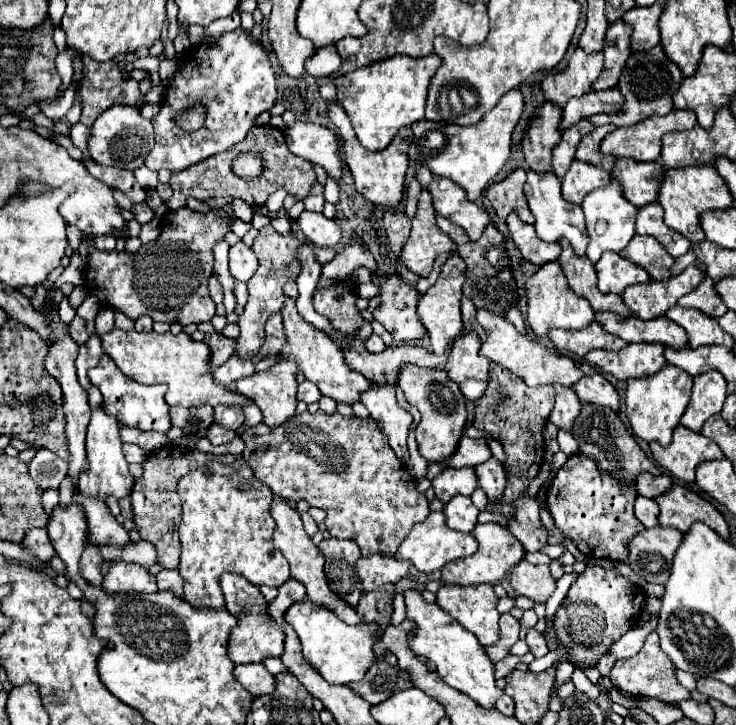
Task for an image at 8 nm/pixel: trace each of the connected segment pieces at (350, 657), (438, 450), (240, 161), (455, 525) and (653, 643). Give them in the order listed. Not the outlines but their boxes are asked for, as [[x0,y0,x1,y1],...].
[[285,599,379,685],[397,363,467,463],[231,151,263,179],[443,495,479,533],[611,631,691,703]]

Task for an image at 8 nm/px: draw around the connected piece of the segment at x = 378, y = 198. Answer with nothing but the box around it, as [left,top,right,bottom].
[327,101,411,207]

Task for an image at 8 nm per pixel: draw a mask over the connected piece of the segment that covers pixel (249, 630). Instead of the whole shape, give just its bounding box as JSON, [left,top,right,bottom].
[221,573,283,663]

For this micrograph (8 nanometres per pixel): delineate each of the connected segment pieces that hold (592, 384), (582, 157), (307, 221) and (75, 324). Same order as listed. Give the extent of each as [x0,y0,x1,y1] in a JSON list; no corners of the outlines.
[[573,363,619,409],[575,125,615,171],[297,211,341,247],[69,315,89,345]]

